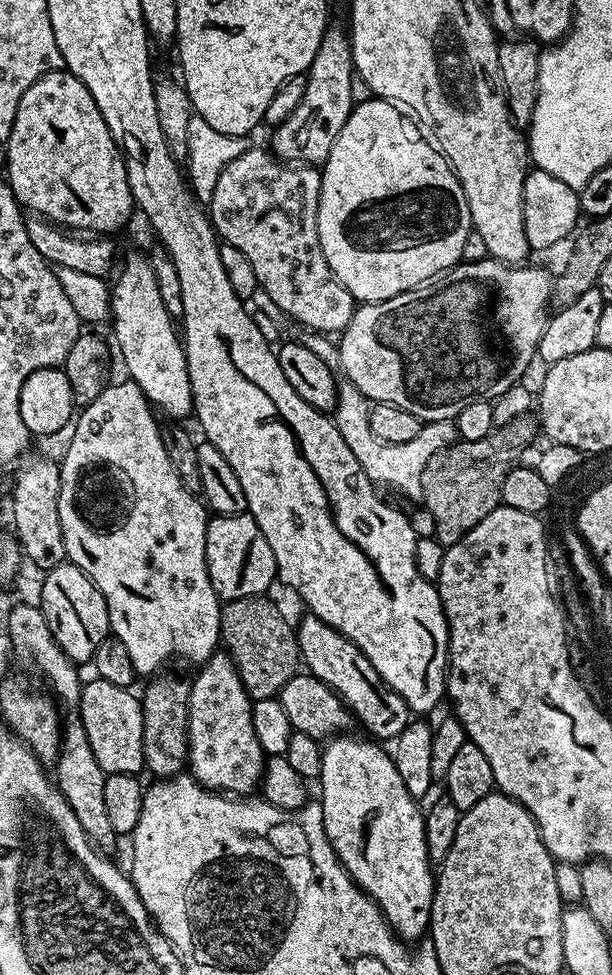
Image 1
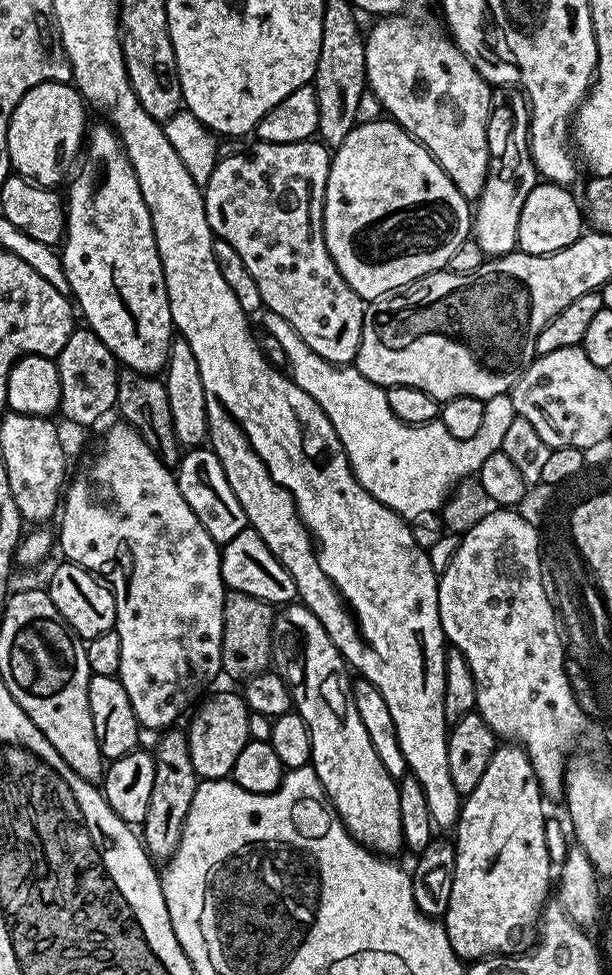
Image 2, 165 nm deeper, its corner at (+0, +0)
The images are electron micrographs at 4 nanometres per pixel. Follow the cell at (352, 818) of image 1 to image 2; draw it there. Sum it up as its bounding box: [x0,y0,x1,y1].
[271,602,404,854]

